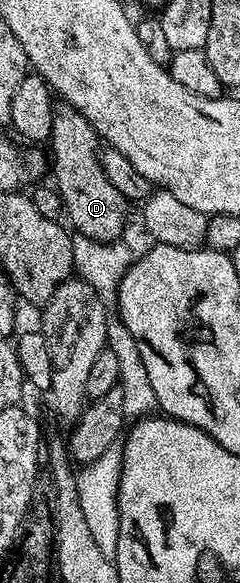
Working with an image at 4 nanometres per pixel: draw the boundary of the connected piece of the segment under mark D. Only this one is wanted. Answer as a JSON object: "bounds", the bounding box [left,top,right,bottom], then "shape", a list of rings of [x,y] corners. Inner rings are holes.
{"bounds":[49,104,129,242],"shape":[[[66,104],[56,105],[55,119],[53,120],[53,128],[49,139],[50,146],[49,162],[53,167],[53,174],[55,170],[53,186],[58,190],[63,201],[66,221],[72,227],[75,225],[74,229],[78,233],[89,236],[93,240],[101,240],[102,242],[120,241],[124,237],[123,229],[127,226],[129,203],[125,196],[121,196],[121,192],[117,192],[117,188],[113,188],[113,184],[109,182],[109,176],[105,176],[103,165],[99,163],[101,139],[98,132],[93,128],[93,124],[89,124],[89,120],[85,120],[85,116],[81,116],[81,112],[77,112],[77,108]]]}

